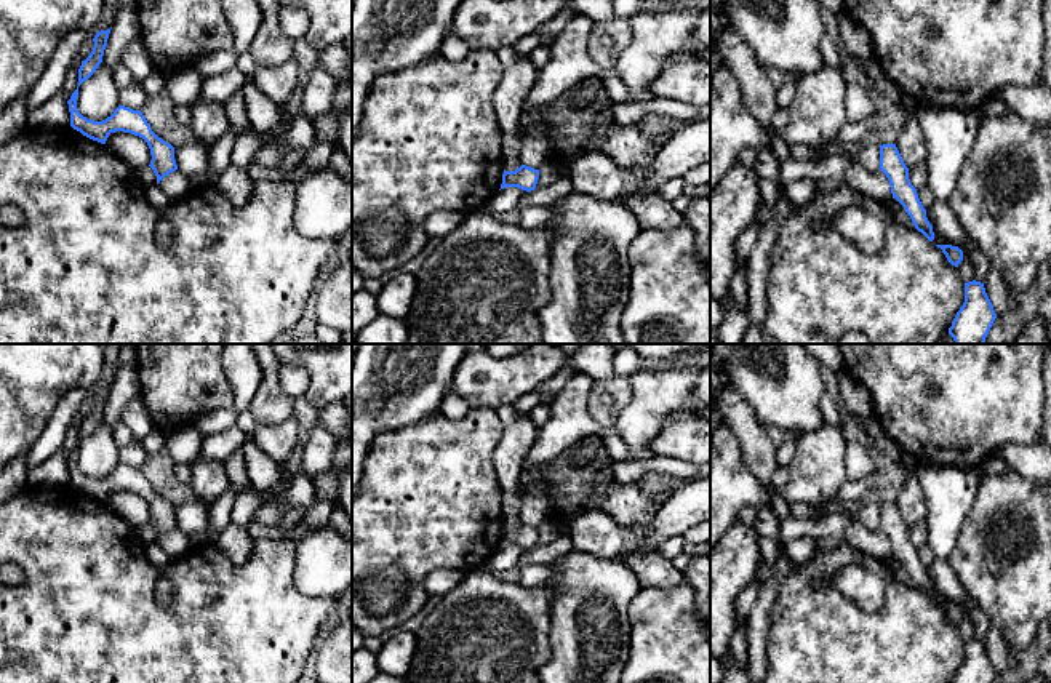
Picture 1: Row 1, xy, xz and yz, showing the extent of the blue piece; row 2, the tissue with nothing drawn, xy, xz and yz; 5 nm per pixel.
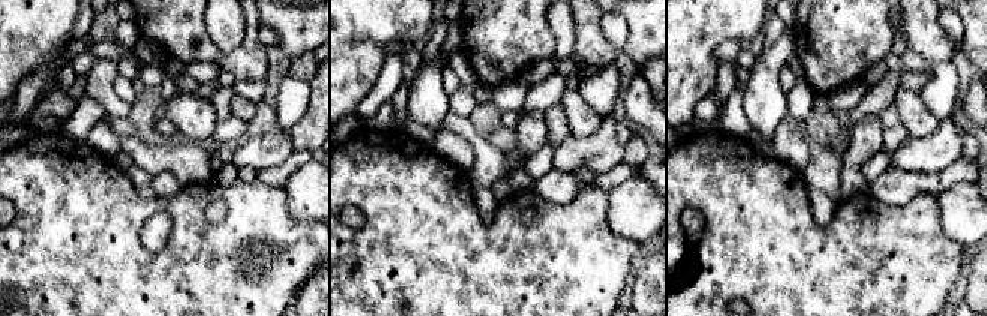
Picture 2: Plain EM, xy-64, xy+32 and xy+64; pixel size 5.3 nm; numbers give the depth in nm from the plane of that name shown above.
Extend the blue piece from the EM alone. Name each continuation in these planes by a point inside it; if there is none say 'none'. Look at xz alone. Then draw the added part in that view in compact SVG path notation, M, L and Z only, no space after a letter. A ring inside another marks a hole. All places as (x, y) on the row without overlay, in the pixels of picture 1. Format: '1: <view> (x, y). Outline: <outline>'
none

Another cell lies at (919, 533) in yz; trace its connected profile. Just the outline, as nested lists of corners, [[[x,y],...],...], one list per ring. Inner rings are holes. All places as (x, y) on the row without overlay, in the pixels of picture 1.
[[[923,520],[913,526],[909,526],[909,537],[915,547],[926,544],[928,536],[929,536],[928,520]]]

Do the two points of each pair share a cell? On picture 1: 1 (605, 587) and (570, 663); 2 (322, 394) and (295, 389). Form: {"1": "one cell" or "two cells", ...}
{"1": "one cell", "2": "two cells"}

